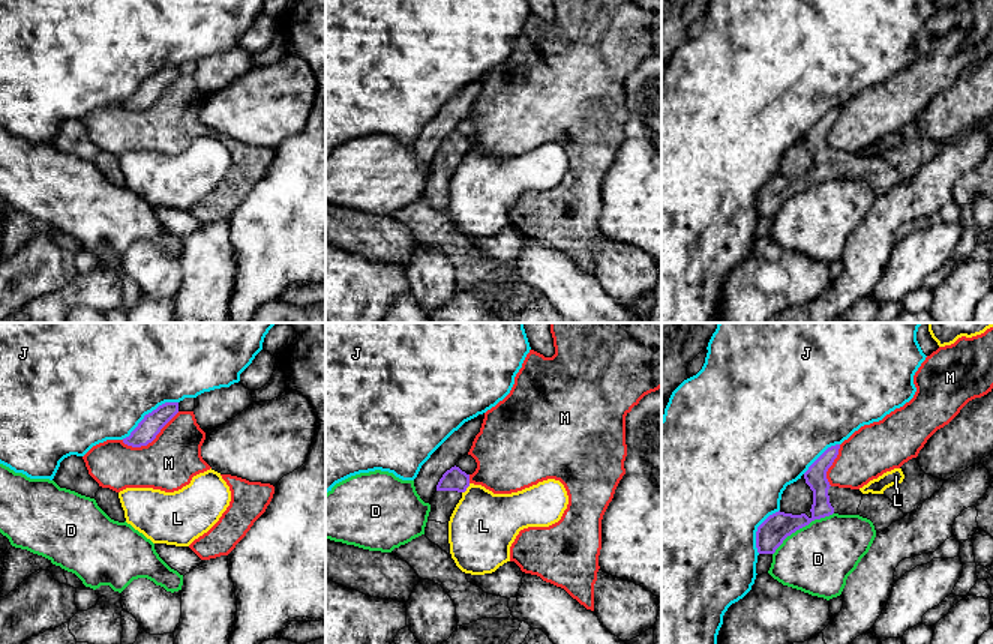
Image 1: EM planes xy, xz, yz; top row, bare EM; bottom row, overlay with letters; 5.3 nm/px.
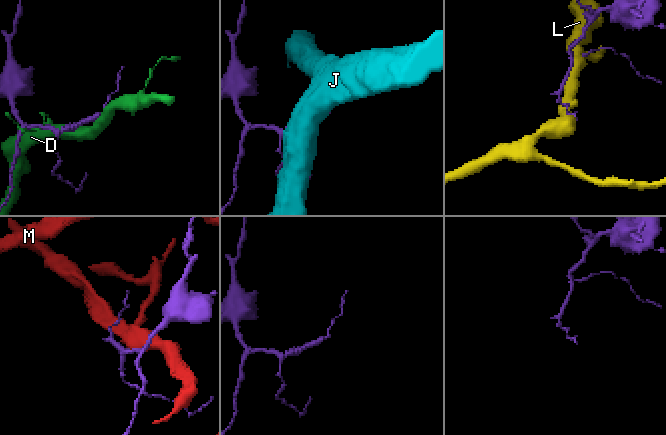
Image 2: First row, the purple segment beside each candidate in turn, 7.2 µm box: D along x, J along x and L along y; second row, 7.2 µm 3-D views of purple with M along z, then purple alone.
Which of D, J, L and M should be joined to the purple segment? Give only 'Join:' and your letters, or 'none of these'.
Join: none of these

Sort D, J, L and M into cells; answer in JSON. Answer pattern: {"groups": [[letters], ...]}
{"groups": [["D"], ["J"], ["L"], ["M"]]}

